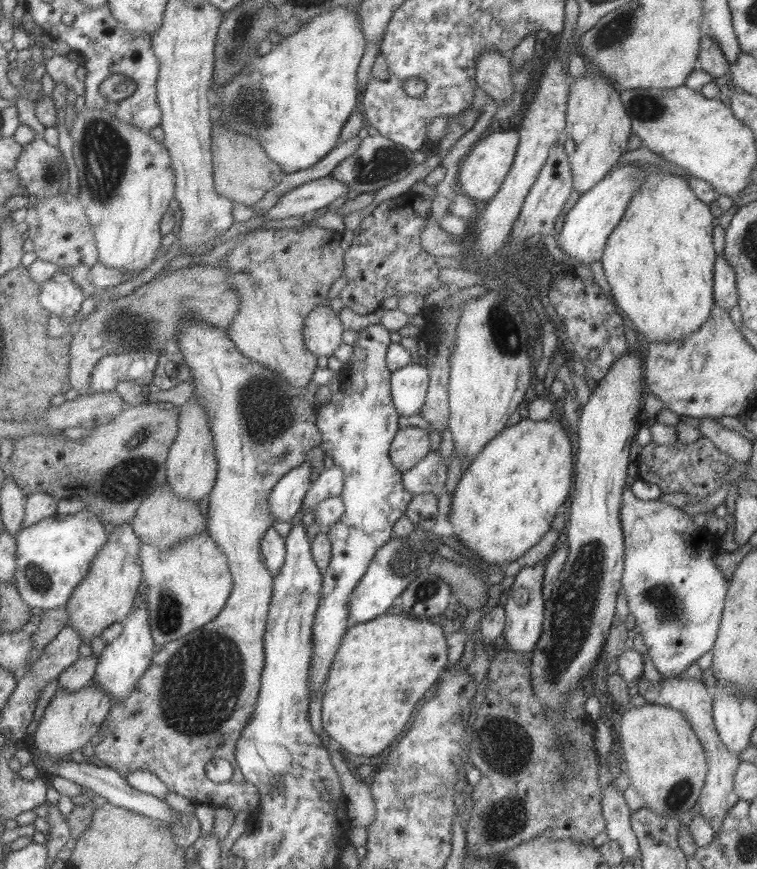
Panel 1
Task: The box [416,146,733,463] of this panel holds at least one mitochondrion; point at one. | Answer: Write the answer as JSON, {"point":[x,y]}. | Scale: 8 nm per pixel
{"point":[505,330]}

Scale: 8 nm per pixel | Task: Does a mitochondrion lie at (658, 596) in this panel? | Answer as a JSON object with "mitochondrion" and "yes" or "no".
{"mitochondrion":"yes"}

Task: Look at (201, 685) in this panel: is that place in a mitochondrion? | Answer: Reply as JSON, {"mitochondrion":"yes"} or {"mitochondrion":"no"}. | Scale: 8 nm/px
{"mitochondrion":"yes"}

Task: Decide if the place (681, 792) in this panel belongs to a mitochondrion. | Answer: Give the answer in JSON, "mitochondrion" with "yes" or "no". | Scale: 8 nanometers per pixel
{"mitochondrion":"yes"}

